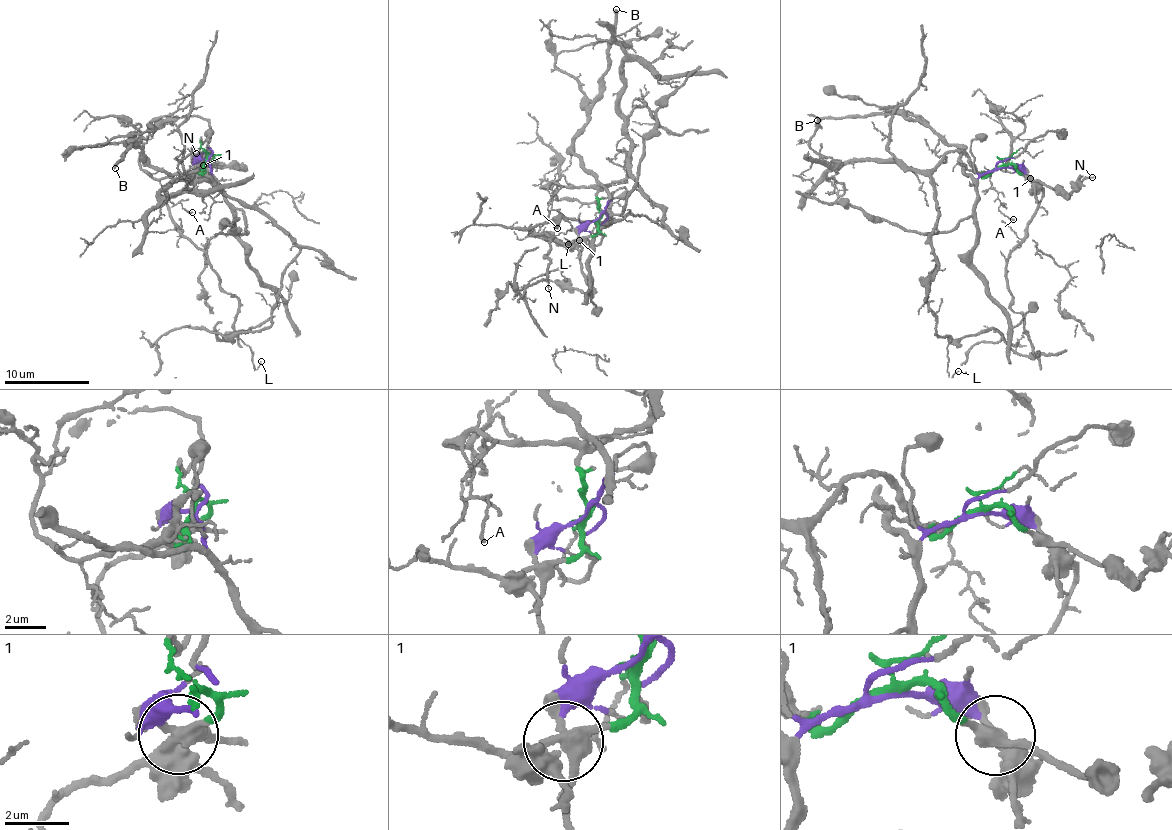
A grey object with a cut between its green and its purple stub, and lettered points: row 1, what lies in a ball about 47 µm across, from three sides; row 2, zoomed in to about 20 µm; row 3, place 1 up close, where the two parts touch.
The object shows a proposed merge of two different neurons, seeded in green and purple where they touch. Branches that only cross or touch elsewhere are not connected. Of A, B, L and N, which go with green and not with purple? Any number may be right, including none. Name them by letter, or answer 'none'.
A, L

